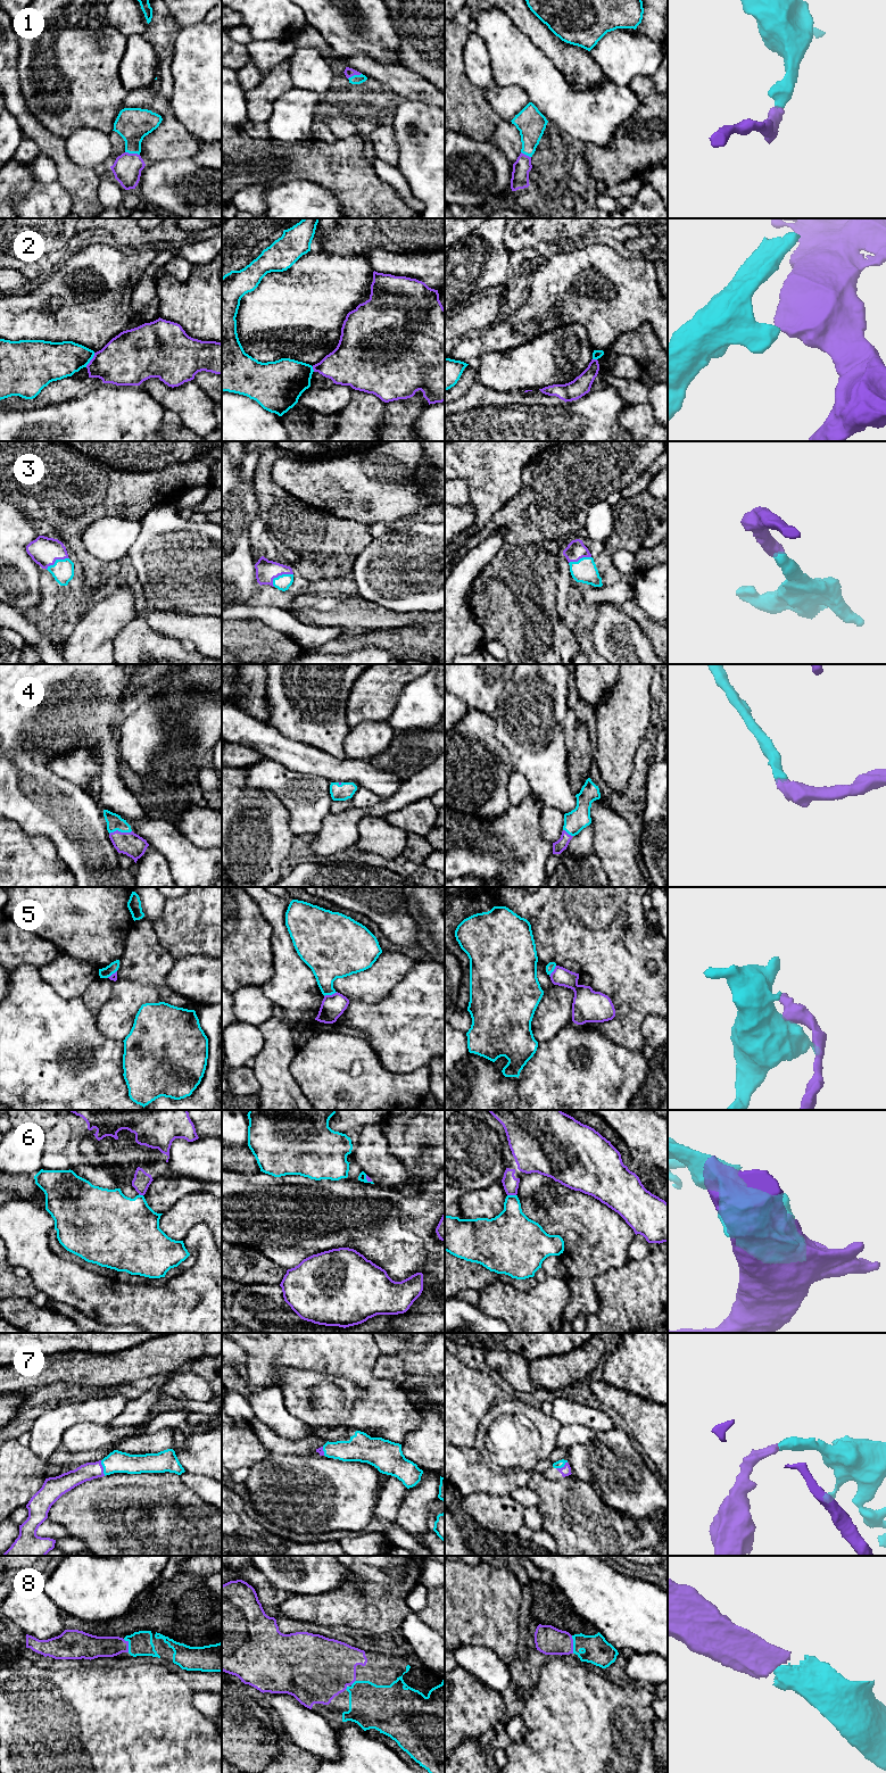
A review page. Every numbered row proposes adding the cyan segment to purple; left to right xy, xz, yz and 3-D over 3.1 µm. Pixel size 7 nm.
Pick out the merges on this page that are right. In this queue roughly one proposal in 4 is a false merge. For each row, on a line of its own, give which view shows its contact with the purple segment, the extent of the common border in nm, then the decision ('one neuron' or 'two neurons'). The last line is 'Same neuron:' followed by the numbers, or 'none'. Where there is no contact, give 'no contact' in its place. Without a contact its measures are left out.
1: contact in xy; length 110 nm; one neuron
2: contact in xy; length 120 nm; two neurons
3: contact in xz; length 170 nm; one neuron
4: contact in xy; length 160 nm; one neuron
5: contact in xz; length 100 nm; two neurons
6: contact in yz; length 60 nm; two neurons
7: contact in xy; length 120 nm; one neuron
8: contact in yz; length 130 nm; one neuron
Same neuron: 1, 3, 4, 7, 8

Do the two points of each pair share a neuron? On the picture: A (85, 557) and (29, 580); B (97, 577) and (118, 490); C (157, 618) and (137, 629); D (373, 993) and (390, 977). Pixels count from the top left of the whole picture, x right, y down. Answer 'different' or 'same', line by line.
A: different
B: same
C: different
D: same

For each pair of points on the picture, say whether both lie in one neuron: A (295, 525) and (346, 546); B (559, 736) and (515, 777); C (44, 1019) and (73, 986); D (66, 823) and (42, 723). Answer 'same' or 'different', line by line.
A: same
B: different
C: different
D: same

